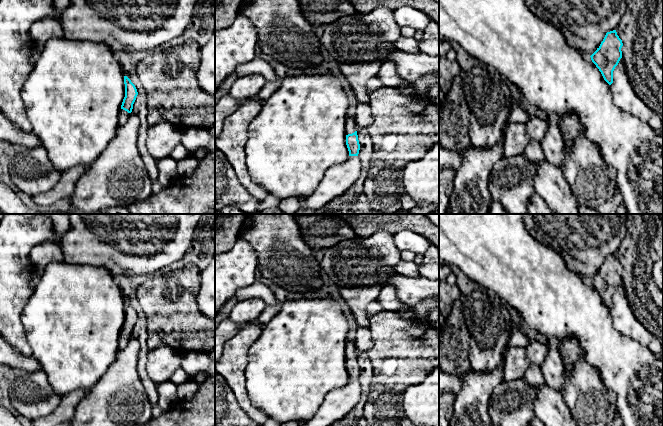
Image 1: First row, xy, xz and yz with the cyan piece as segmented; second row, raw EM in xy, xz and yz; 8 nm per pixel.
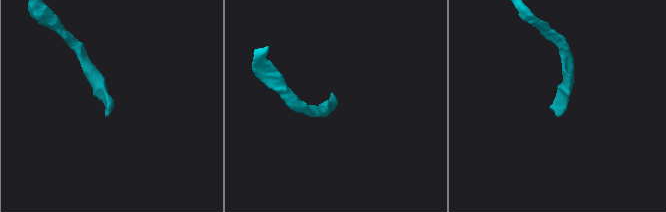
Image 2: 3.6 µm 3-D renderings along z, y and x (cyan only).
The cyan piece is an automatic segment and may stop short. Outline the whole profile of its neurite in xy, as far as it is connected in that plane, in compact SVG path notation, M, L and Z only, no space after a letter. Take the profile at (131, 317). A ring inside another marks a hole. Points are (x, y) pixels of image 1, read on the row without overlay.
M124 300L124 308L125 308L125 321L123 323L121 334L119 337L119 351L127 345L127 341L132 336L133 328L138 319L137 313L135 309L131 306L131 304Z

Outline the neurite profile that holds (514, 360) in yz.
M507 345L502 353L503 380L508 382L524 378L529 364L525 346L509 347Z

